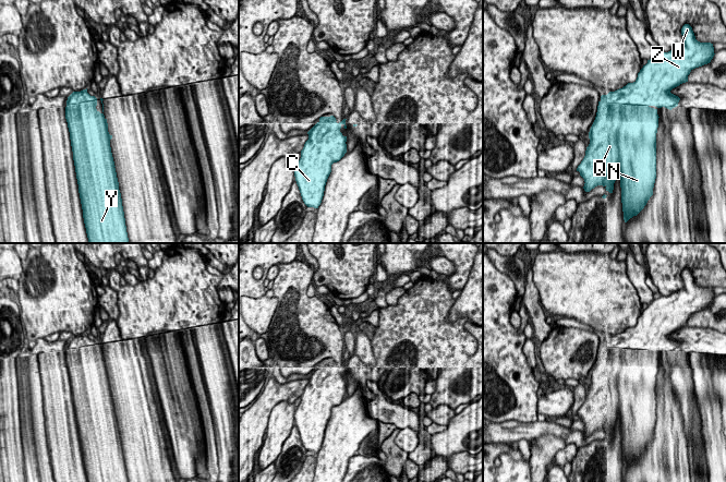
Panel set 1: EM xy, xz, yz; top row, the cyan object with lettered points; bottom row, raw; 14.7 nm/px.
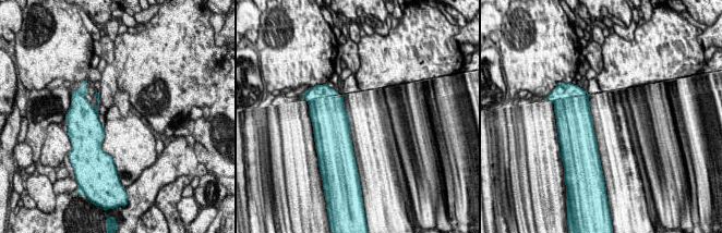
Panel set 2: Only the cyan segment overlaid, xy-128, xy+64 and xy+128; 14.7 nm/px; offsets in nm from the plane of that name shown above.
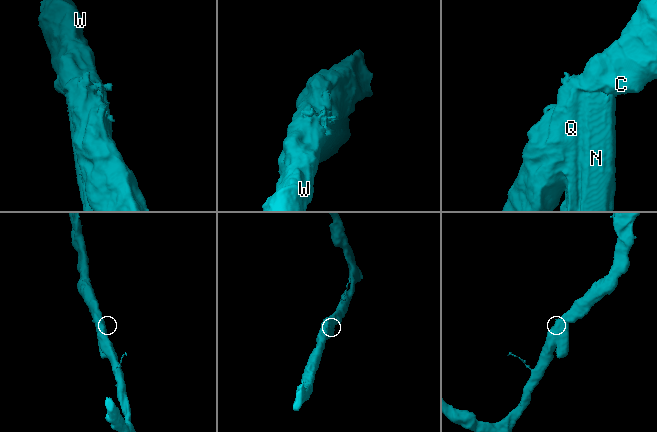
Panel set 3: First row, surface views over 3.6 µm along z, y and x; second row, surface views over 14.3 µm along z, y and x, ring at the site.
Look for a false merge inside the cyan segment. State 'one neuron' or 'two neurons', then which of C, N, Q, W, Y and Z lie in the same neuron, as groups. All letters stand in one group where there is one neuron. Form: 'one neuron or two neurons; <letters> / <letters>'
one neuron; C N Q W Y Z

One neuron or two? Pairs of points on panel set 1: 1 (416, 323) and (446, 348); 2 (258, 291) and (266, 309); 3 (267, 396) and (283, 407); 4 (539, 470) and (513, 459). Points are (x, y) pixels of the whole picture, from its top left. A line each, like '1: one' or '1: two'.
1: one
2: two
3: two
4: two

